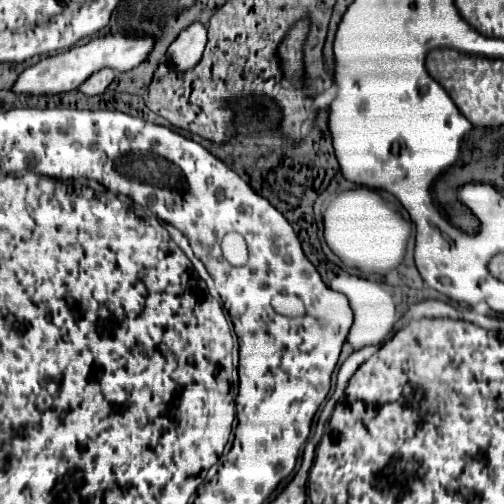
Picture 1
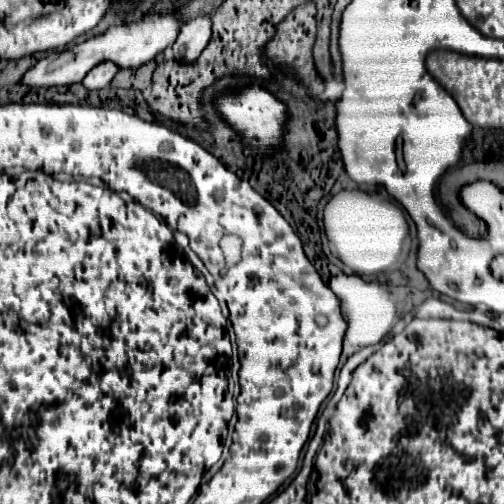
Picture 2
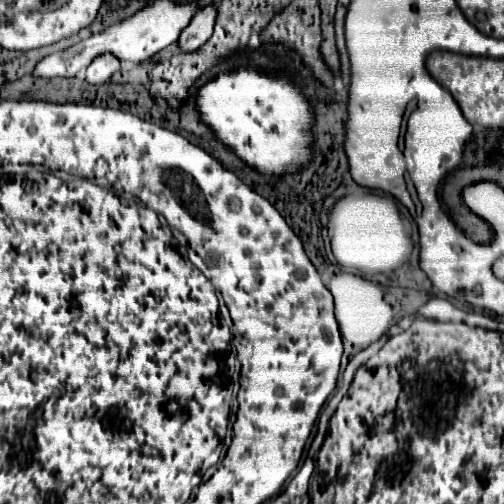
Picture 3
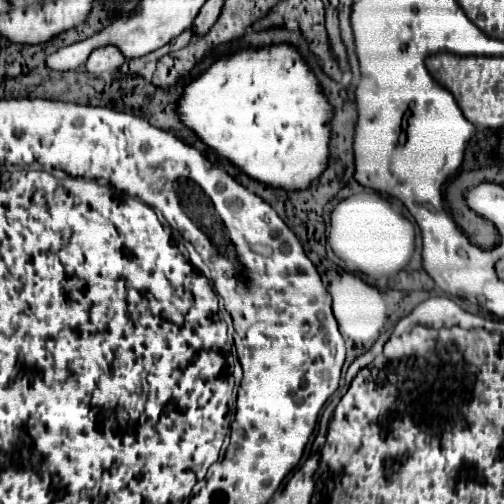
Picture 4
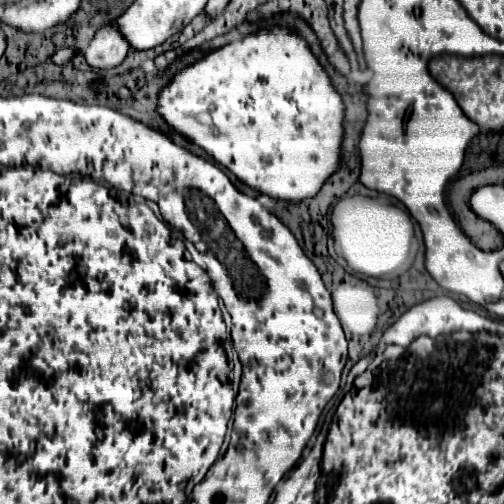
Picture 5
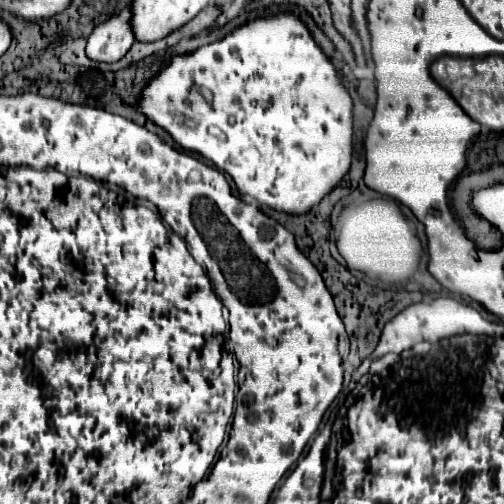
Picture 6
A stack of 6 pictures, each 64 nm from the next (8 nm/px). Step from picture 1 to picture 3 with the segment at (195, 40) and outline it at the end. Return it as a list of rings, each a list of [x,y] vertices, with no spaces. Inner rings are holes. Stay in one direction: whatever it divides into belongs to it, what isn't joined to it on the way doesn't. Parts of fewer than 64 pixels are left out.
[[[208,4],[204,8],[200,8],[196,12],[196,16],[192,18],[192,22],[180,34],[180,40],[178,40],[180,50],[190,50],[192,52],[198,46],[202,46],[212,36],[214,20],[216,20],[216,4]]]

